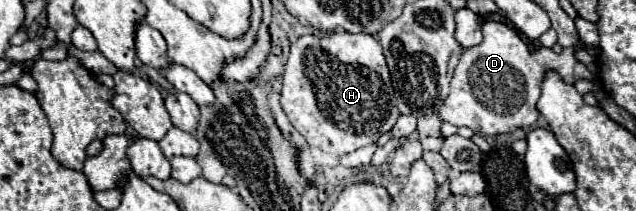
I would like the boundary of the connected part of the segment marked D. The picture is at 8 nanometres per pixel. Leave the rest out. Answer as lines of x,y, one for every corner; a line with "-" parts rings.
481,21
481,31
483,41
465,49
455,67
451,91
443,101
439,117
457,127
469,127
483,135
501,135
521,127
533,127
539,117
535,105
547,71
559,73
565,83
575,83
573,67
577,63
577,49
569,47
557,55
543,47
537,49
537,53
531,53
513,27
497,21

